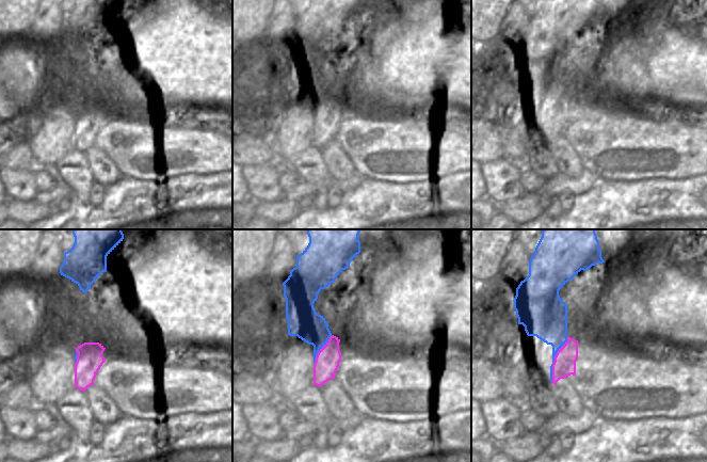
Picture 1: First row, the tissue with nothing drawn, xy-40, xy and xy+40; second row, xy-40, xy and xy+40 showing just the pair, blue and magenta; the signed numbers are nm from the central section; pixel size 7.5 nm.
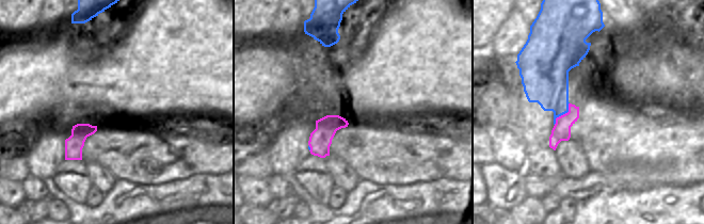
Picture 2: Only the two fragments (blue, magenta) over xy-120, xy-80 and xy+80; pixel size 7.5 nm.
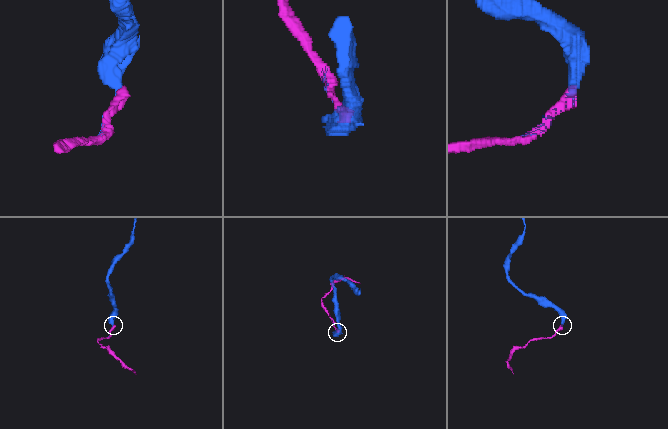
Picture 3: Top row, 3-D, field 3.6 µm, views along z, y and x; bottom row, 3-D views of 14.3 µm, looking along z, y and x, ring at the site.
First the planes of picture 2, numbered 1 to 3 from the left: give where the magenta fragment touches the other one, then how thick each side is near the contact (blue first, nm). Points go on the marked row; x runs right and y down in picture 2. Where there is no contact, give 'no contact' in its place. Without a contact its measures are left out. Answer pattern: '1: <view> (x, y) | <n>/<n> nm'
1: no contact
2: xy-80 (309, 148) | 20/170 nm
3: xy+80 (563, 113) | 320/140 nm

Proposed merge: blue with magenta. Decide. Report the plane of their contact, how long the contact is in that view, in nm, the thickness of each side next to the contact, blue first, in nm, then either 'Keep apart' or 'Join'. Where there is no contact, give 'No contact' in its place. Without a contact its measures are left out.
Touches blue in xy+40. Shared border 360 nm. Thickness 260 nm (blue) against 170 nm. Keep apart

